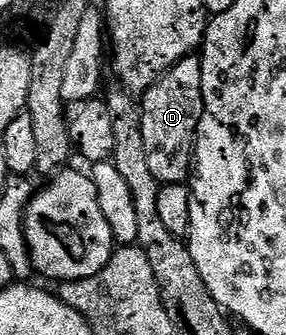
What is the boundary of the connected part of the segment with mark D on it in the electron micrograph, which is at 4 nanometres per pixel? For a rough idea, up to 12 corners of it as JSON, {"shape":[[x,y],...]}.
{"shape":[[201,55],[141,93],[159,185],[186,184],[204,114]]}

